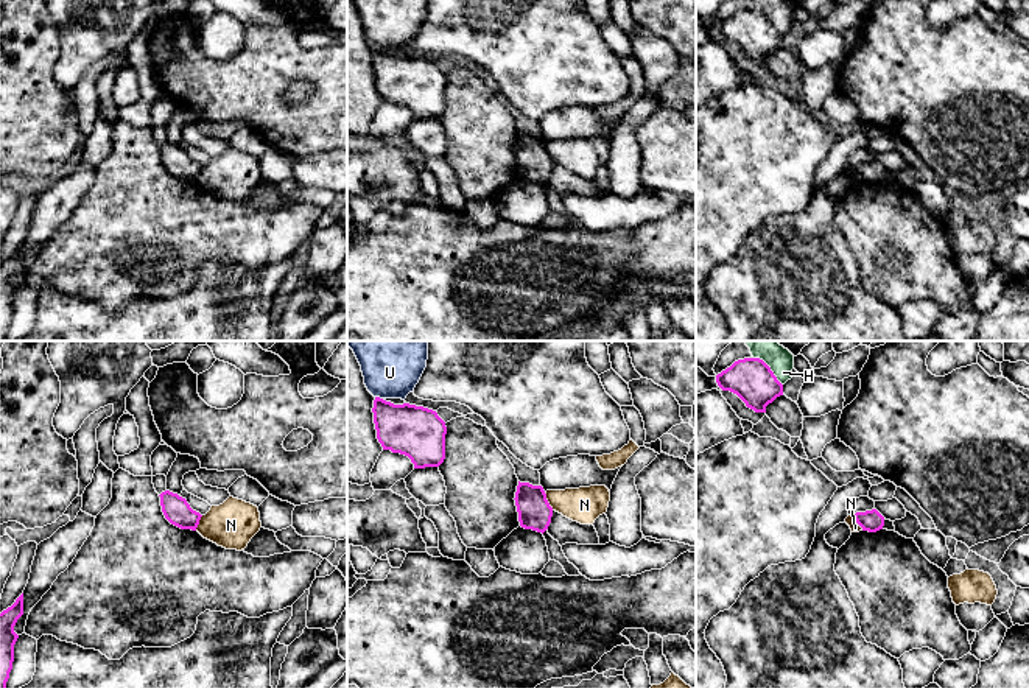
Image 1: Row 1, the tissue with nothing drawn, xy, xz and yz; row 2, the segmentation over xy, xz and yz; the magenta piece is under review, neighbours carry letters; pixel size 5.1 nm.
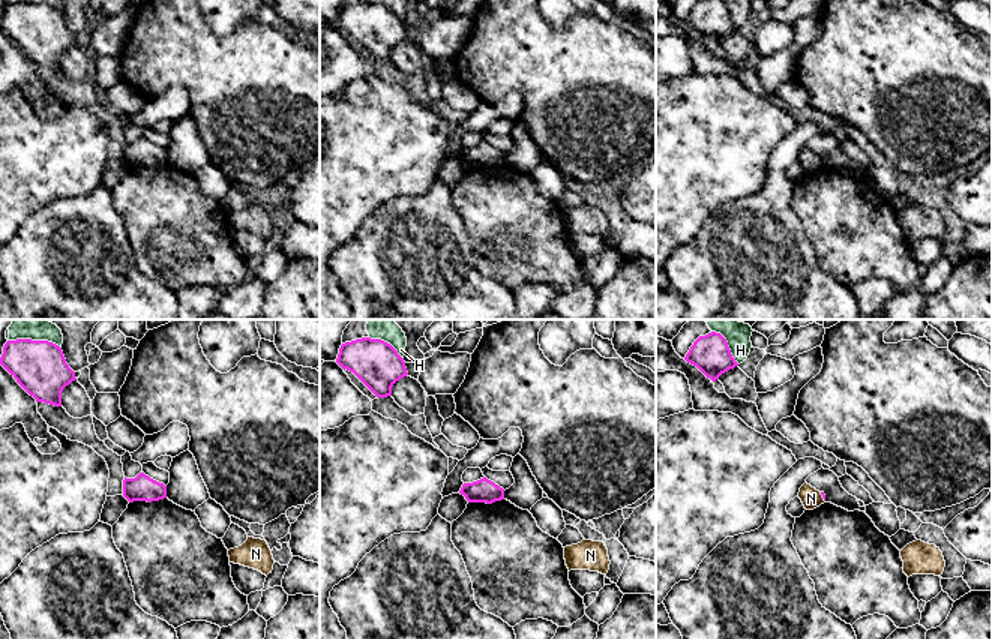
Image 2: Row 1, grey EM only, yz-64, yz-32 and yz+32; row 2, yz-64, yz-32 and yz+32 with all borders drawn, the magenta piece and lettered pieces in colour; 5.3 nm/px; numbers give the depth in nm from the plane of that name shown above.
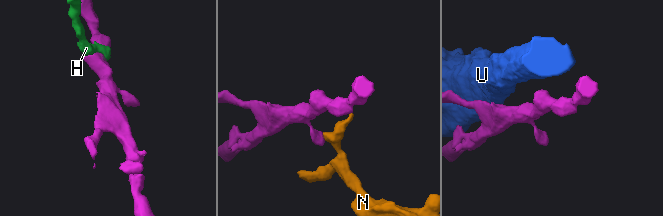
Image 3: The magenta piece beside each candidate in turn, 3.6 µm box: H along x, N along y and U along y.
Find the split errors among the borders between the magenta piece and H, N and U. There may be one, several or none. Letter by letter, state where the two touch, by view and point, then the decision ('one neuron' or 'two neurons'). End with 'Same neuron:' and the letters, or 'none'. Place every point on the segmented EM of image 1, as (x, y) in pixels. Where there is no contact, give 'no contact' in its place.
H: yz (769, 369) | two neurons
N: xz (547, 501) | two neurons
U: xz (379, 397) | two neurons
Same neuron: none

